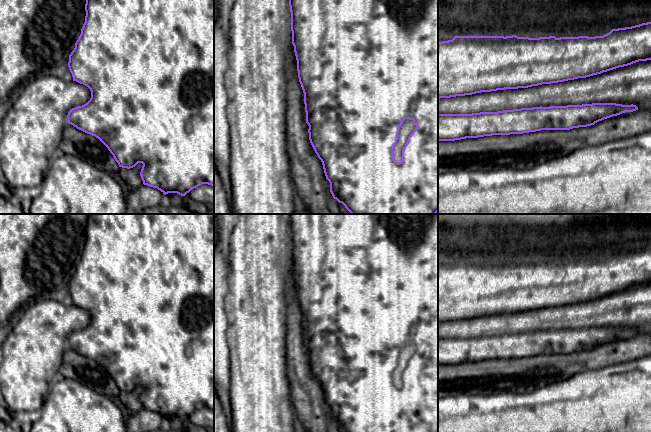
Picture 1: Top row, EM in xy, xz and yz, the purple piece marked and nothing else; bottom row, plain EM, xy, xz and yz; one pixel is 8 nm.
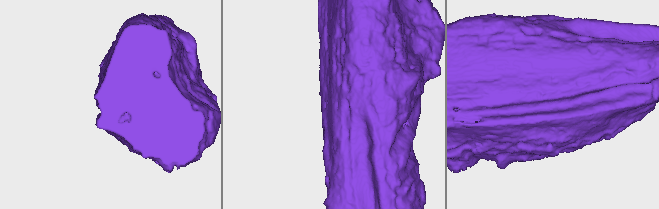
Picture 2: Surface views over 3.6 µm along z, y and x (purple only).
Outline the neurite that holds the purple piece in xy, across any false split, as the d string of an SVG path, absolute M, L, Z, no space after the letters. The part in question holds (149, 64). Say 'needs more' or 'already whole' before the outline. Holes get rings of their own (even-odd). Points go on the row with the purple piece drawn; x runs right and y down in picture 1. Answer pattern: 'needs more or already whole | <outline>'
already whole | M86 0L85 11L85 22L81 29L81 34L75 43L75 48L69 55L68 67L72 74L73 81L83 84L90 89L91 98L86 104L72 108L68 112L68 123L98 138L108 148L119 167L130 169L135 167L138 163L142 163L143 166L140 176L143 184L157 188L164 195L177 193L181 196L185 196L192 189L202 184L214 186L214 0Z

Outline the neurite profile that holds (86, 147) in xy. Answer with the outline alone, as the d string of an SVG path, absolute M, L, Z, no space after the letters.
M71 124L63 128L59 153L66 153L108 173L119 172L119 165L108 148L95 136L87 134Z

